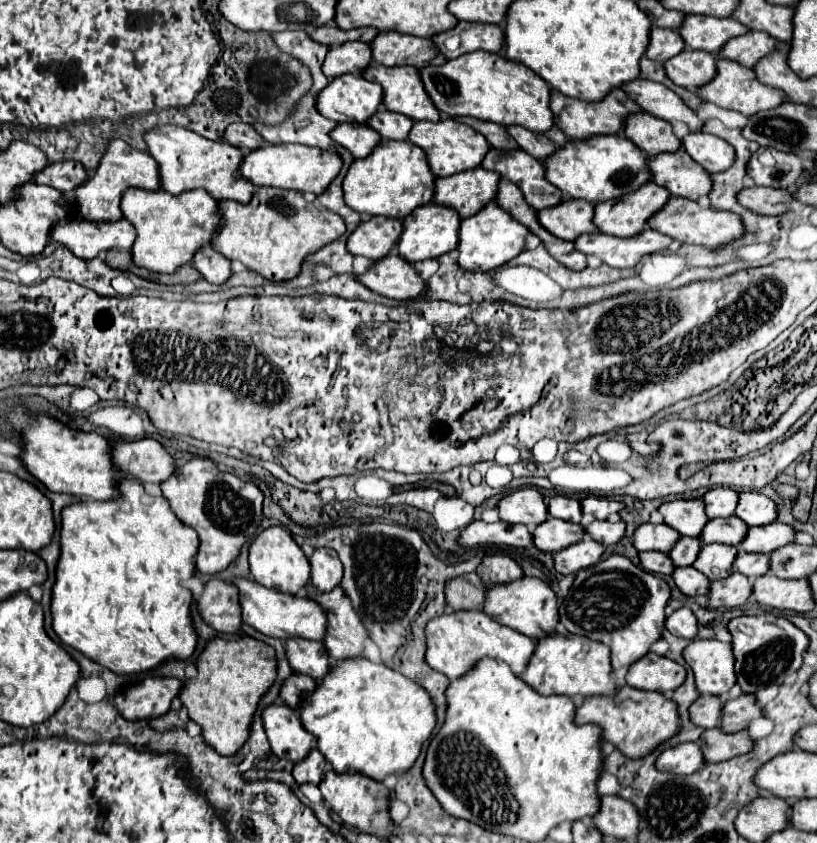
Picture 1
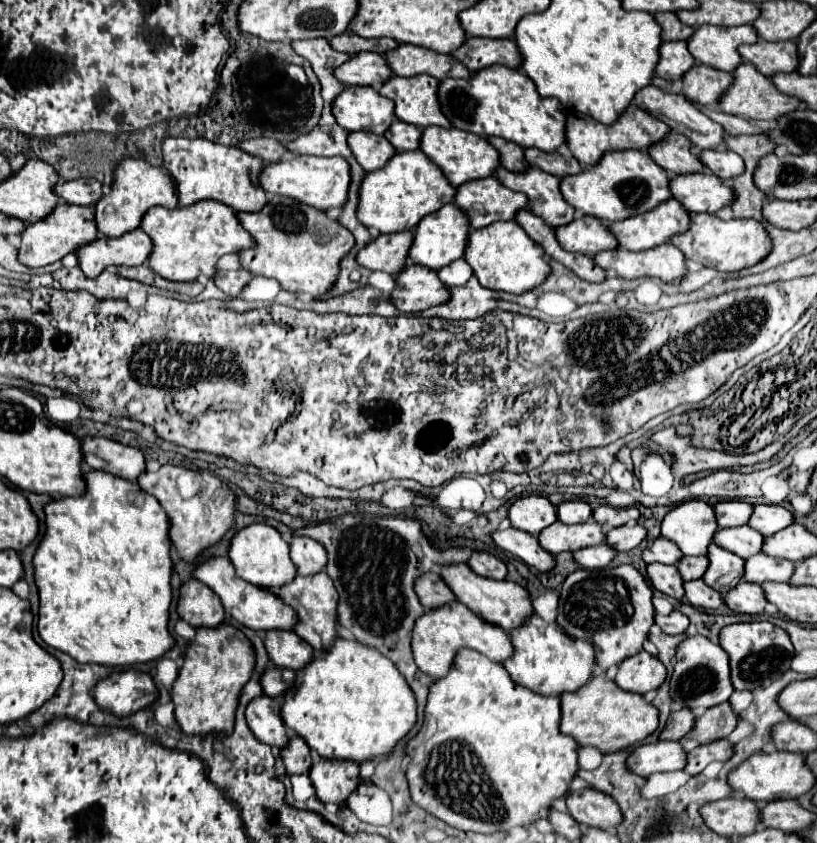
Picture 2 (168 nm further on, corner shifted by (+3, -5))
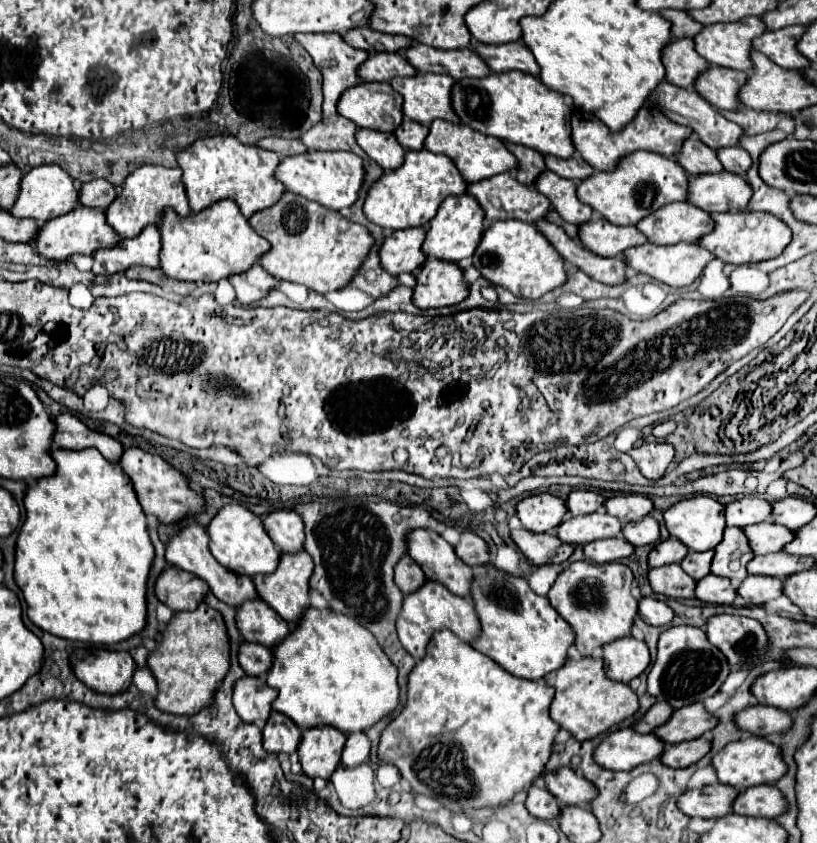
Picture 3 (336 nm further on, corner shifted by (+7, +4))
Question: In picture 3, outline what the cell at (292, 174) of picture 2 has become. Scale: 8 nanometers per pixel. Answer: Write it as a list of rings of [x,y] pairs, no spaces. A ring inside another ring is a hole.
[[[309,150],[301,156],[287,156],[277,166],[277,180],[281,180],[289,192],[299,194],[307,200],[319,202],[329,210],[351,208],[359,198],[359,190],[363,186],[365,168],[363,160],[351,152],[315,152]]]

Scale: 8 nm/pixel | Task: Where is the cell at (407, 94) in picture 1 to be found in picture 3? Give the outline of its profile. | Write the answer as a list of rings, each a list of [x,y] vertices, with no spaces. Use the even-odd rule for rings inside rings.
[[[417,74],[413,78],[393,78],[391,86],[403,96],[403,114],[411,118],[413,122],[419,122],[423,126],[431,126],[433,120],[449,120],[449,122],[459,122],[457,114],[453,114],[453,106],[449,102],[449,94],[453,88],[455,78],[445,76],[445,74]]]

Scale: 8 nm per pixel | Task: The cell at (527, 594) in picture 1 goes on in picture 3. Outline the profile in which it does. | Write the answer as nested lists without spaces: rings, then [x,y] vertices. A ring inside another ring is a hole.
[[[411,530],[409,556],[421,566],[427,580],[445,584],[453,594],[469,596],[471,568],[455,556],[455,550],[433,530]]]

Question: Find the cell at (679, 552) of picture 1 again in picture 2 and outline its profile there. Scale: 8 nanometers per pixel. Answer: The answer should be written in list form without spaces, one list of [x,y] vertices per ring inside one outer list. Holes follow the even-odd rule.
[[[683,557],[681,563],[677,563],[677,569],[685,581],[691,581],[691,579],[701,579],[707,565],[709,565],[707,557]]]

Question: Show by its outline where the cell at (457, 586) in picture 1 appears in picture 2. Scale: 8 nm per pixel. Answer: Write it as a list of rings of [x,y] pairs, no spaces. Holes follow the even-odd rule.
[[[437,569],[421,575],[417,579],[415,587],[417,587],[417,595],[421,597],[423,607],[427,607],[427,609],[437,609],[439,605],[457,601],[457,597],[447,587],[447,583],[443,583],[443,579],[441,579],[441,575],[439,575]]]

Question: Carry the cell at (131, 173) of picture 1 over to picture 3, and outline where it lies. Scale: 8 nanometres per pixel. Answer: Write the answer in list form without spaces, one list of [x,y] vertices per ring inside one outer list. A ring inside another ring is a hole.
[[[159,164],[139,166],[133,174],[127,176],[121,194],[107,208],[107,222],[121,234],[121,238],[135,238],[145,226],[159,226],[165,208],[175,210],[179,216],[189,216],[189,202],[185,194],[185,184],[181,182],[179,168],[165,168]]]

